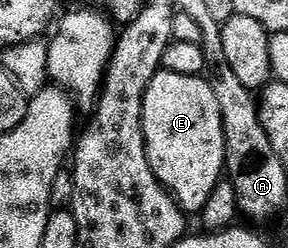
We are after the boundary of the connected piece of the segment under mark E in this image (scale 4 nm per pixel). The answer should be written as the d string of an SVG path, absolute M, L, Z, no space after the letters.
M160 70L150 81L144 98L144 140L150 169L158 177L165 191L176 200L185 213L198 213L210 201L210 193L222 182L224 166L224 130L222 129L222 109L214 98L207 78L195 75L182 77L182 73Z

